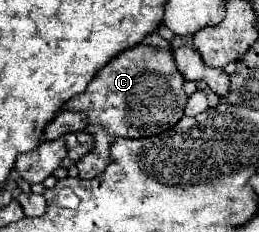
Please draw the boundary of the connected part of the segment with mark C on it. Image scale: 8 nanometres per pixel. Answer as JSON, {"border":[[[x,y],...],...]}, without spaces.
{"border":[[[139,43],[113,57],[81,95],[75,95],[61,107],[61,111],[81,111],[89,119],[87,131],[93,137],[93,149],[77,161],[79,177],[97,177],[107,167],[109,143],[113,137],[151,137],[159,129],[175,125],[183,117],[187,103],[183,83],[185,79],[169,49]]]}

